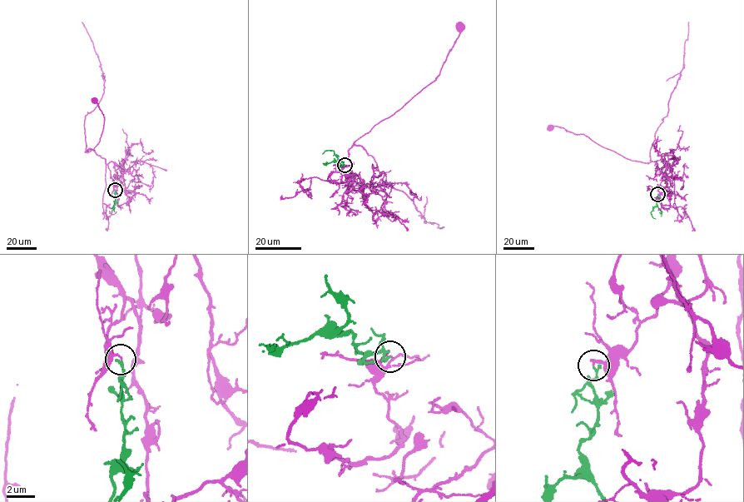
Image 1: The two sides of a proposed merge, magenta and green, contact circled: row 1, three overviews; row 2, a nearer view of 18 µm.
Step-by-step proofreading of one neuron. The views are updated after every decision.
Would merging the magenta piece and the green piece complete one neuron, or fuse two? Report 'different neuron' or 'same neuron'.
different neuron

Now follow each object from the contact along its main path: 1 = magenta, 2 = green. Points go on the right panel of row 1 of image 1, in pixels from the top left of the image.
1: (657, 194), (666, 186), (665, 170), (678, 158), (667, 155), (647, 163), (631, 161), (582, 134), (549, 127)
2: (657, 194), (657, 206), (651, 212), (655, 218)

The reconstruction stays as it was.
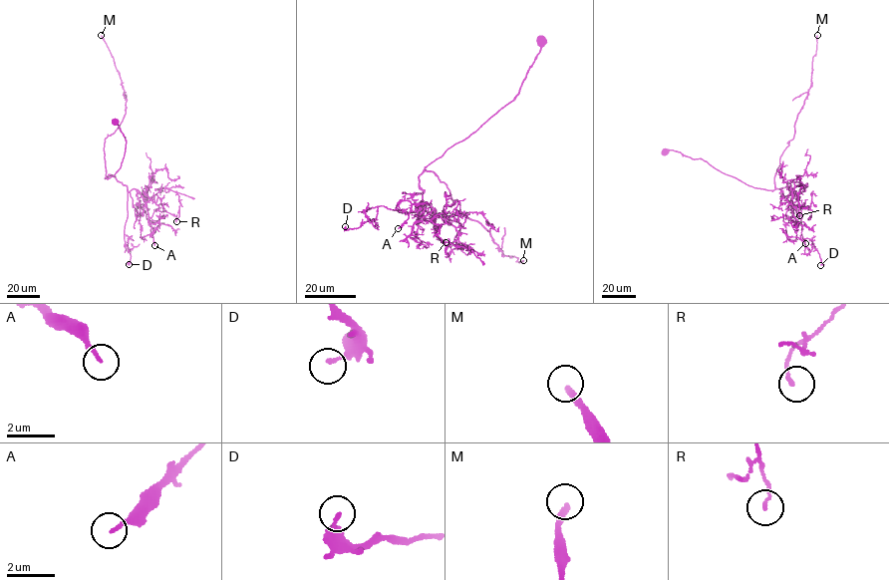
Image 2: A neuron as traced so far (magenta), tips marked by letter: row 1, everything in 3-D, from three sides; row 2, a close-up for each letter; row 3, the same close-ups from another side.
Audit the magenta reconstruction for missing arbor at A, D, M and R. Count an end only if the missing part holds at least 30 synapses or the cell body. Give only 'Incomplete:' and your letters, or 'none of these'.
Incomplete: M

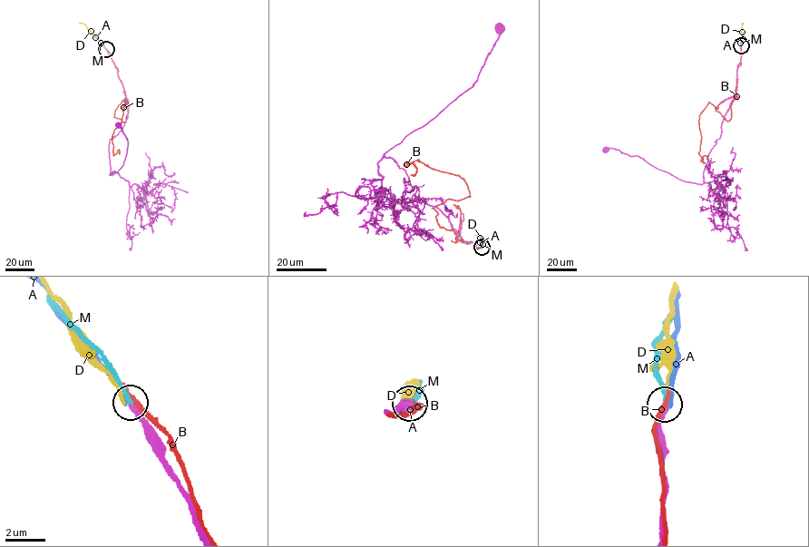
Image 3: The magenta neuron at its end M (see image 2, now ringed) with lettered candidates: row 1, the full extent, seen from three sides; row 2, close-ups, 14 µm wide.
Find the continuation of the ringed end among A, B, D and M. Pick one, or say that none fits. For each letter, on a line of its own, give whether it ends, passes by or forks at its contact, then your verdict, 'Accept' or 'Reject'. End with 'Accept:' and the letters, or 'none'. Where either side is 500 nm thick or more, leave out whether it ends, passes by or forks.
A: It ends there. Reject
B: It passes by. Reject
D: It ends there. Reject
M: It ends there. Accept
Accept: M

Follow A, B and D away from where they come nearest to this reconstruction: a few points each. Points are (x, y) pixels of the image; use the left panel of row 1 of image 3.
A: (106, 50), (92, 34)
B: (107, 50), (127, 102), (124, 122), (115, 111), (123, 101), (112, 135), (113, 153), (119, 154)
D: (106, 50), (86, 26), (79, 23)

